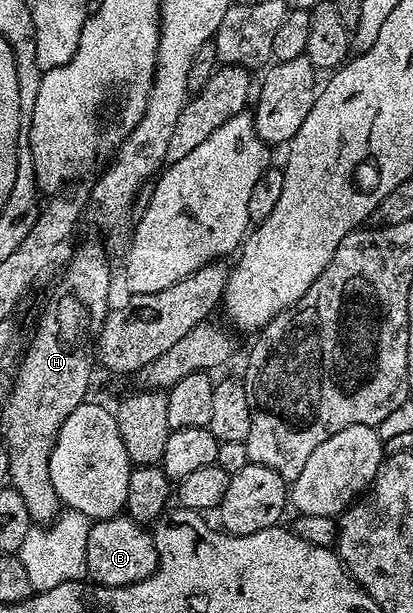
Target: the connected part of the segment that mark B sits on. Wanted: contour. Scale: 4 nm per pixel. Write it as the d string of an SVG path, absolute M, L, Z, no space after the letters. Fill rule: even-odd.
M126 514L97 519L90 530L90 538L86 538L87 579L103 588L121 588L153 576L160 559L153 533L148 531L145 525Z

